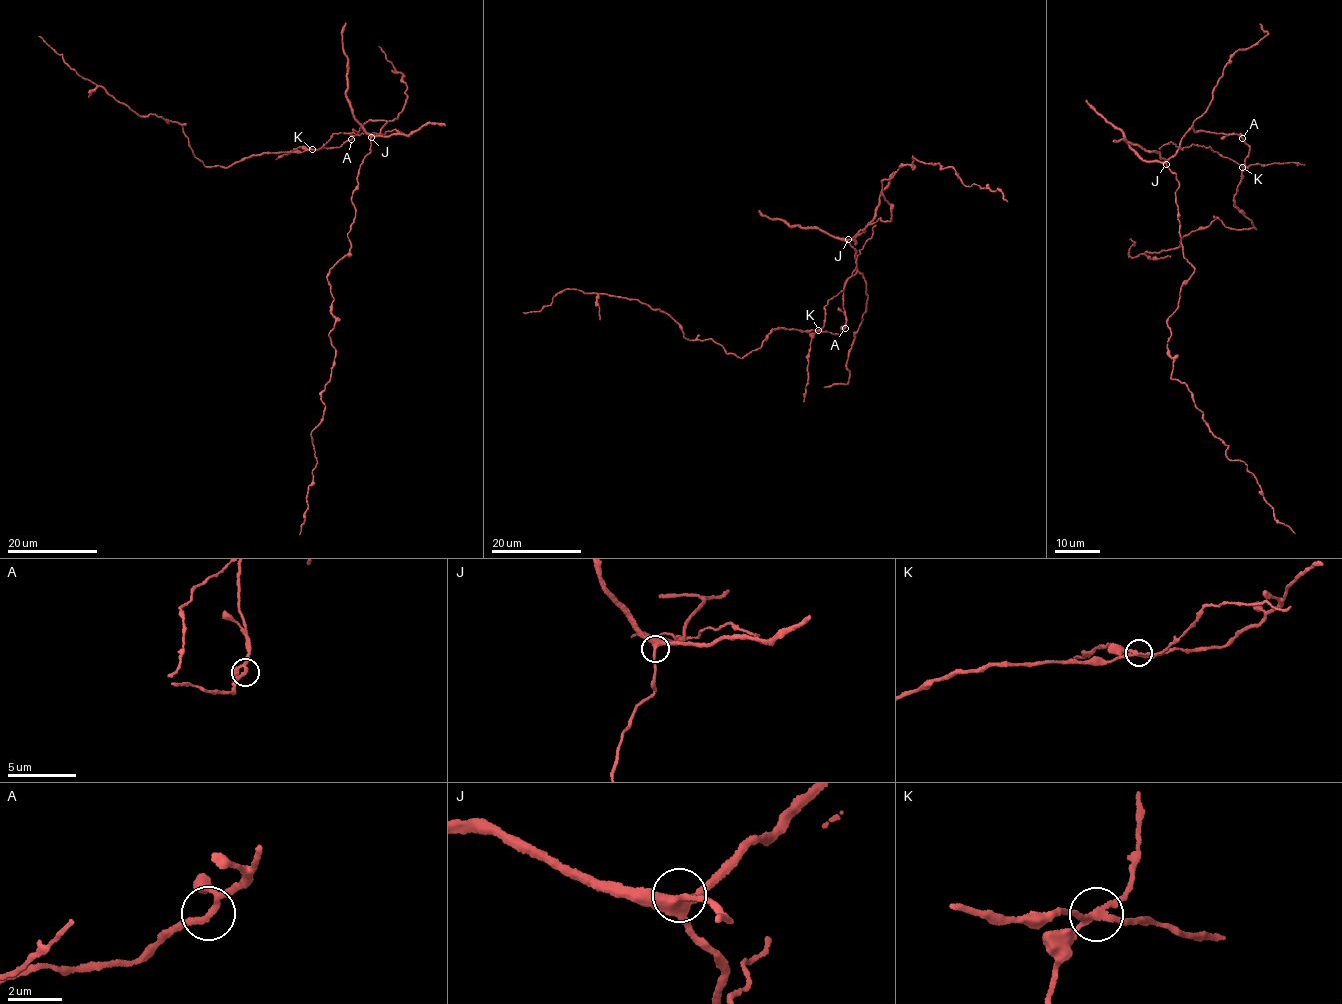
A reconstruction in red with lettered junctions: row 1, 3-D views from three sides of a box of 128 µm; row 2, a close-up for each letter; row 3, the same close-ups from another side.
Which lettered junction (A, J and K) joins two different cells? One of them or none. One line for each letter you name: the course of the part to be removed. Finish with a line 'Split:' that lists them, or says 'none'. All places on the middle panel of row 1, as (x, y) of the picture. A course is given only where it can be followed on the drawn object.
K: foreign part runs (818, 330), (824, 324), (824, 306), (843, 289), (876, 224)
Split: K

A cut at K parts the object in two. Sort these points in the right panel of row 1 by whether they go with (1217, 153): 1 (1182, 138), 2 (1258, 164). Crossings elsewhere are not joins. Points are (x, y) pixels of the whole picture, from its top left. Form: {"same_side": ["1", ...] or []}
{"same_side": ["2"]}

